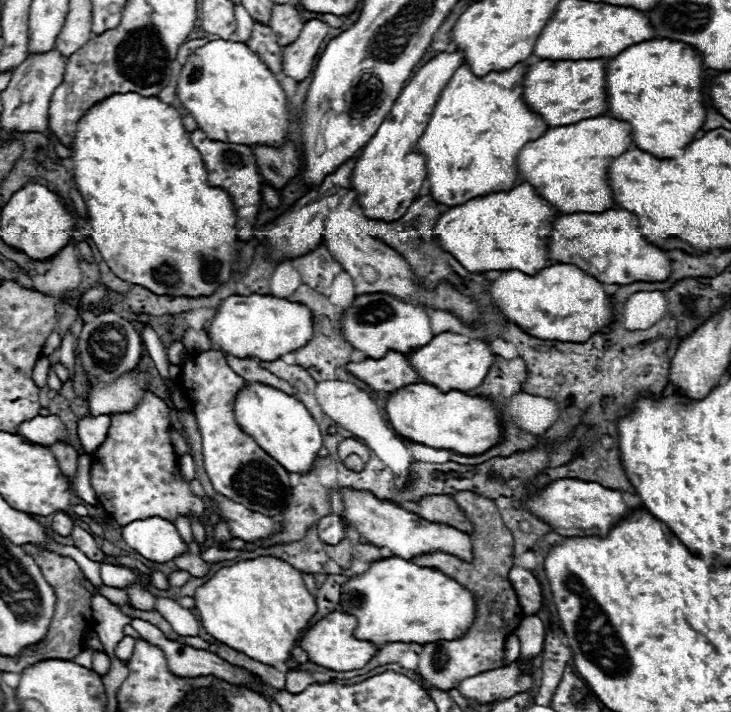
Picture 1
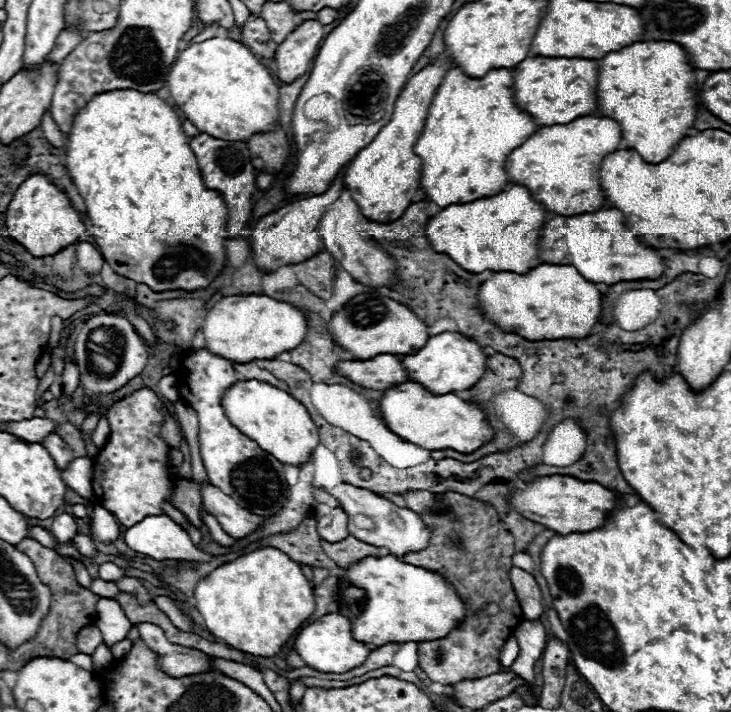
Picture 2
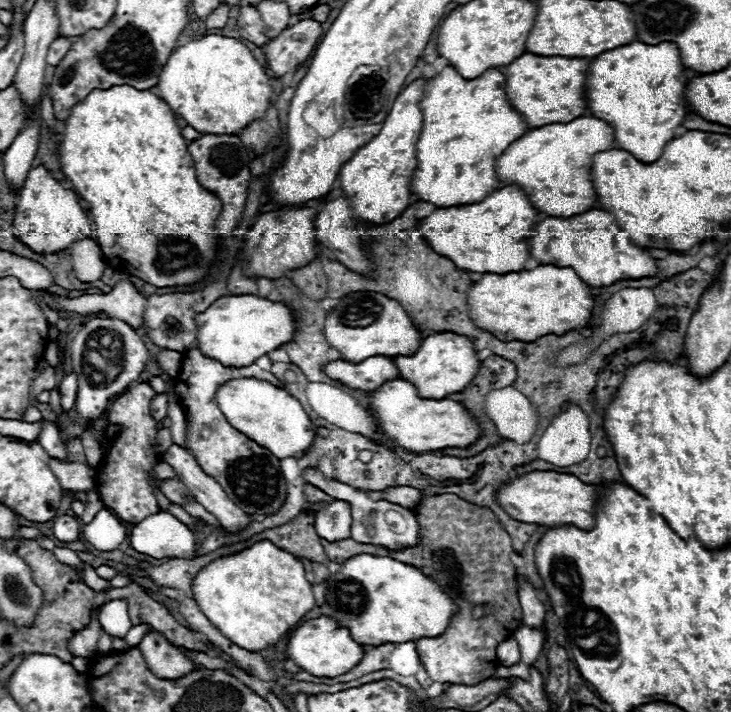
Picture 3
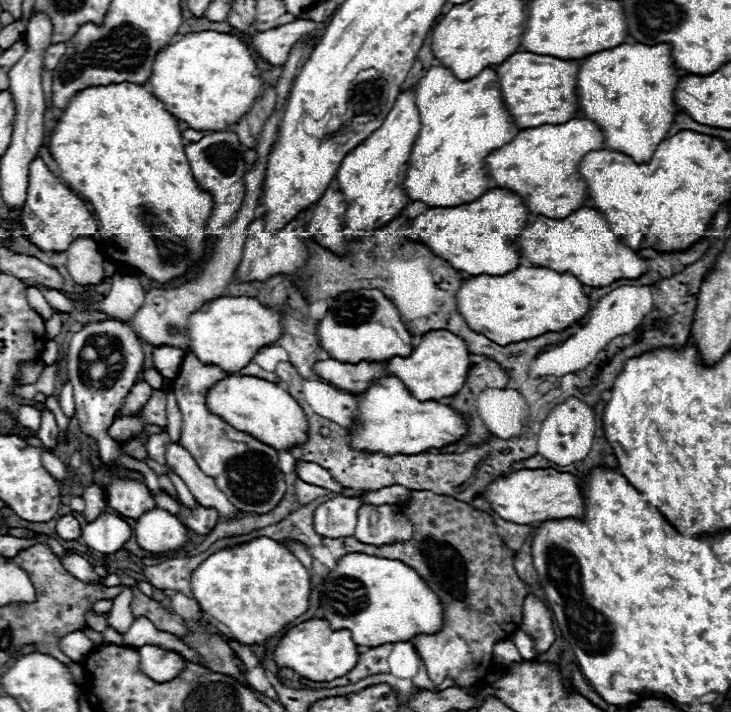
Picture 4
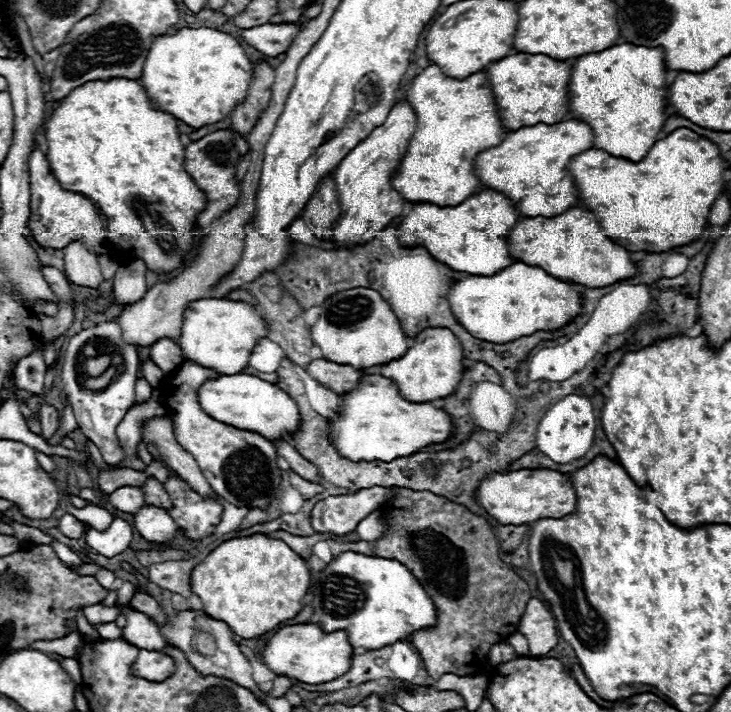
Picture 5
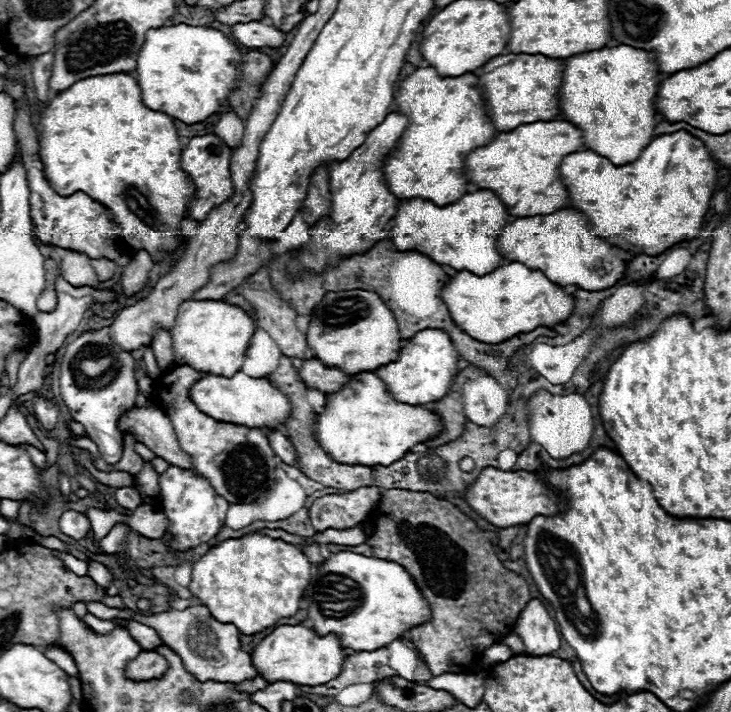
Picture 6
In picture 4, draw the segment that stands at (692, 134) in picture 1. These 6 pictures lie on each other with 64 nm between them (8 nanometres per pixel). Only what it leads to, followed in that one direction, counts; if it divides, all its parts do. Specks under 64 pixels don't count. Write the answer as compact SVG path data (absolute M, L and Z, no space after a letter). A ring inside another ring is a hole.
M640 42L620 44L610 50L596 52L588 56L582 62L582 70L578 72L578 100L580 100L580 114L584 114L588 120L594 120L606 136L606 148L624 152L634 162L648 162L658 144L668 138L668 132L674 124L676 114L680 108L674 102L674 90L678 88L682 76L678 76L678 68L672 60L672 46L658 44L658 46L646 46Z

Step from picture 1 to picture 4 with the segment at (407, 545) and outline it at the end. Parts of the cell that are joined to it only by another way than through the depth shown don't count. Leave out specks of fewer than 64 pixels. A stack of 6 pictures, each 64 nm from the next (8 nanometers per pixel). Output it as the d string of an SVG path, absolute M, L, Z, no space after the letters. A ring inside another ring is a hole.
M302 462L302 464L298 464L296 474L298 474L298 478L300 478L300 480L304 480L304 482L308 482L308 484L314 484L314 486L326 488L326 490L330 490L330 492L338 494L338 496L354 498L352 494L348 494L348 492L346 492L346 488L344 488L344 486L340 486L336 480L332 480L332 478L330 478L330 474L328 474L324 468L320 468L318 464ZM362 504L358 508L358 522L354 538L364 544L394 544L412 540L412 522L404 516L398 504Z

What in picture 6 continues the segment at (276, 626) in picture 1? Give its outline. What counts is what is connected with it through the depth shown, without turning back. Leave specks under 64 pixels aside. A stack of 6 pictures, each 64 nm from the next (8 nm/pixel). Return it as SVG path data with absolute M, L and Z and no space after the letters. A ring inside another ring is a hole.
M248 534L242 538L228 538L222 544L210 548L204 556L200 556L192 564L192 582L188 584L188 588L192 594L200 596L204 606L210 610L212 618L216 618L218 622L234 624L240 634L252 636L274 626L280 618L290 618L300 610L300 600L310 582L310 576L312 576L312 564L308 562L306 554L300 548L284 540L274 540L260 534Z

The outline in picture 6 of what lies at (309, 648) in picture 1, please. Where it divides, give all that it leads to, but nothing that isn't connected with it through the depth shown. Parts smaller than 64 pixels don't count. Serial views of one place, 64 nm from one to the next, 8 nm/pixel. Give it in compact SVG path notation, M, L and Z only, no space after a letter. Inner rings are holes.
M302 624L298 626L278 626L272 634L268 634L252 654L252 664L268 682L288 680L294 684L318 686L334 680L346 662L346 648L340 646L340 638L334 634L318 636L312 628Z

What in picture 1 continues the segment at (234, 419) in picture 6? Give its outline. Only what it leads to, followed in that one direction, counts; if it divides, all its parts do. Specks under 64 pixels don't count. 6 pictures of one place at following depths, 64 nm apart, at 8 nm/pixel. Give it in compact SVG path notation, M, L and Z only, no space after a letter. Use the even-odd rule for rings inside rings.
M250 384L236 398L236 420L250 434L266 454L270 454L280 466L294 474L306 474L314 468L318 452L322 448L322 434L306 406L276 388L266 384Z

